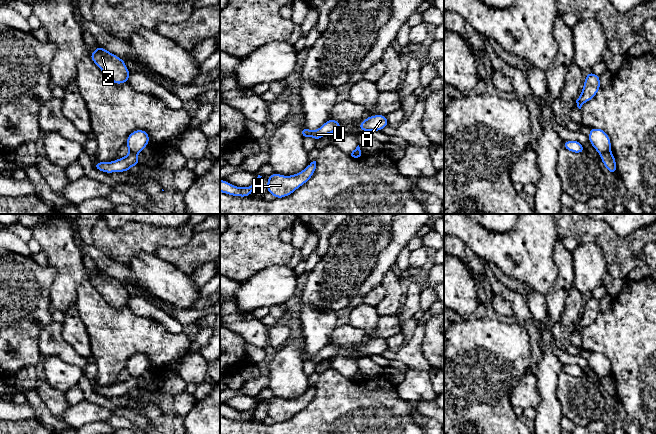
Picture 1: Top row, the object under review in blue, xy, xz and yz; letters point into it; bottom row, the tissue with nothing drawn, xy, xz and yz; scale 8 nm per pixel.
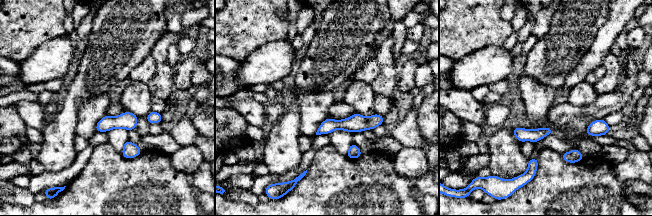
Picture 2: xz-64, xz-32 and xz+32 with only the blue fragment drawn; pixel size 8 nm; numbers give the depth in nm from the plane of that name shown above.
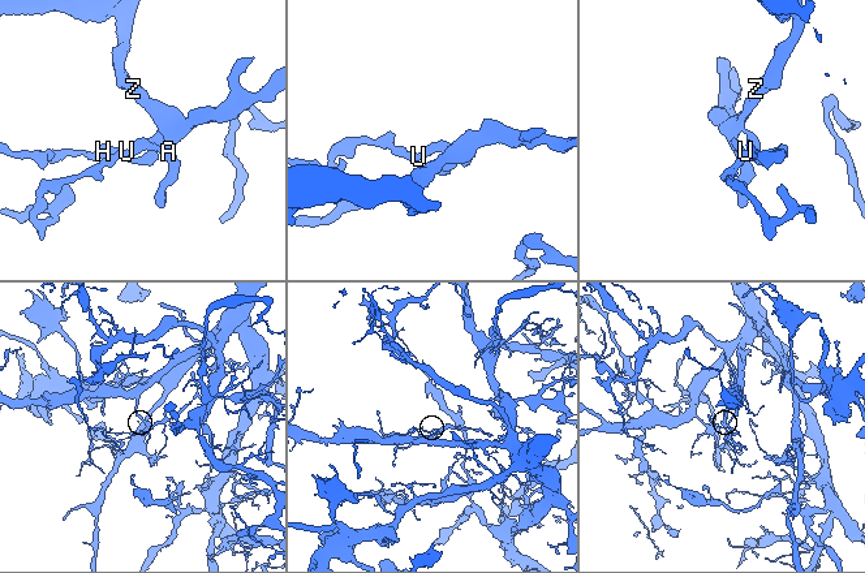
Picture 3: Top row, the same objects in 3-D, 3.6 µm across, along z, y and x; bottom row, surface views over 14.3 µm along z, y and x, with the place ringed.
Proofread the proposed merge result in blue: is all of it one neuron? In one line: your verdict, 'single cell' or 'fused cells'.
fused cells

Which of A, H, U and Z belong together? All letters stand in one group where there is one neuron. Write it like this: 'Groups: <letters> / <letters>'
Groups: A U Z / H

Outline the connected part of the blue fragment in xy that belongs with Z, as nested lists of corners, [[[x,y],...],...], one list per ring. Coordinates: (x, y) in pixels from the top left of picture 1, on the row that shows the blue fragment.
[[[98,47],[90,55],[93,62],[101,69],[104,75],[115,84],[129,82],[130,72],[124,60],[104,48]]]

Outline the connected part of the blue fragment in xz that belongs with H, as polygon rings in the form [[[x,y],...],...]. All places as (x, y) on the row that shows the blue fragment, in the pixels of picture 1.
[[[313,161],[303,171],[295,175],[284,176],[272,173],[268,177],[267,192],[271,193],[275,198],[284,198],[291,195],[313,176],[315,169],[316,161]]]

